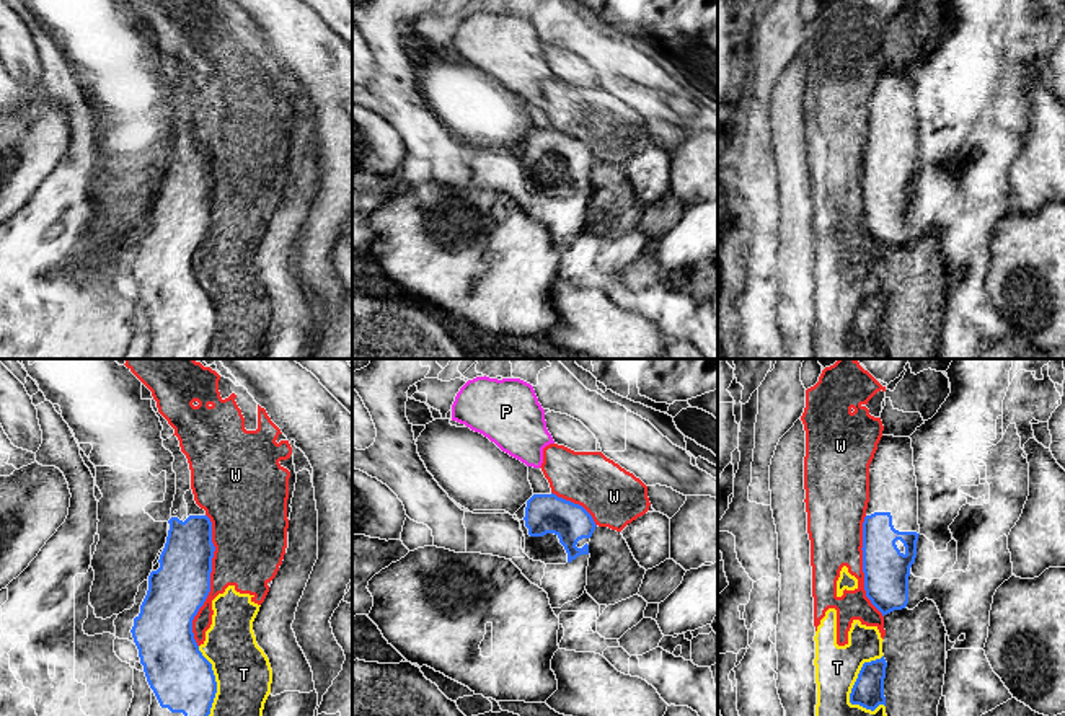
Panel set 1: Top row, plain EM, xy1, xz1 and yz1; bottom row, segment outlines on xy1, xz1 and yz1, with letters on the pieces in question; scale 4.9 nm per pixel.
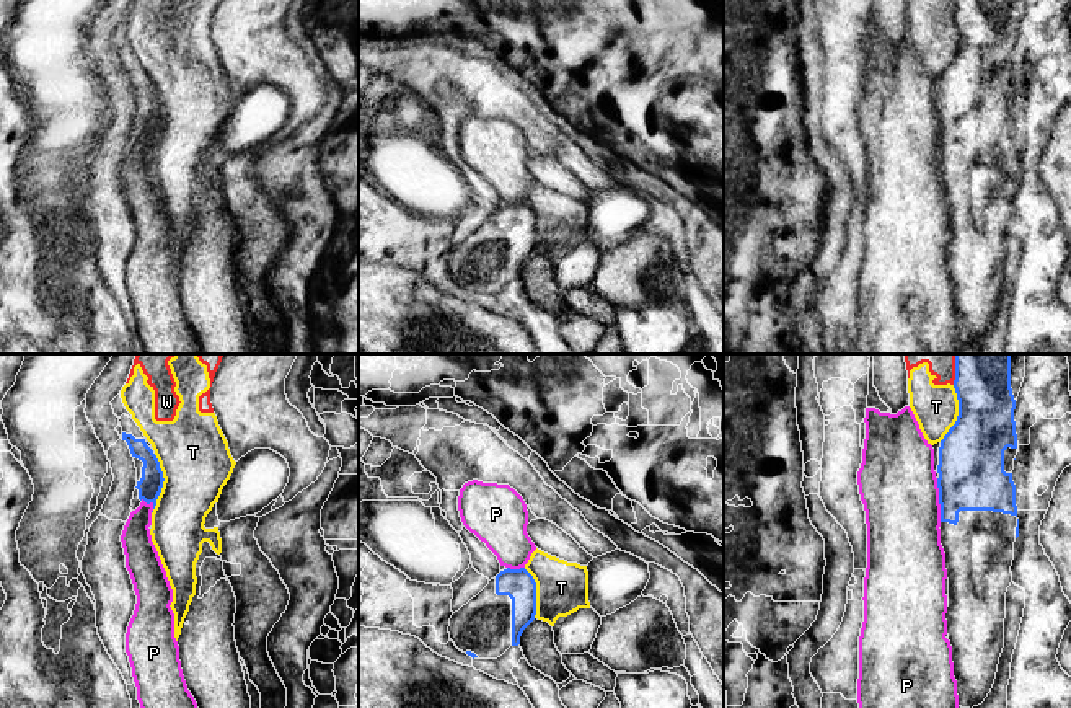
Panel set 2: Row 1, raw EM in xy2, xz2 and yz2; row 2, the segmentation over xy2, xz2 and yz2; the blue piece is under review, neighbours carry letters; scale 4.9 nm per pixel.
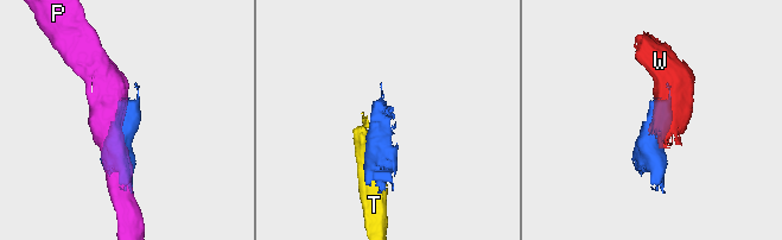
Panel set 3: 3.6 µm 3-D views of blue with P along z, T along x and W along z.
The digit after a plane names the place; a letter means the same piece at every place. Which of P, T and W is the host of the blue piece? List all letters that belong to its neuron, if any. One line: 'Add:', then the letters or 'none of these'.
Add: none of these

